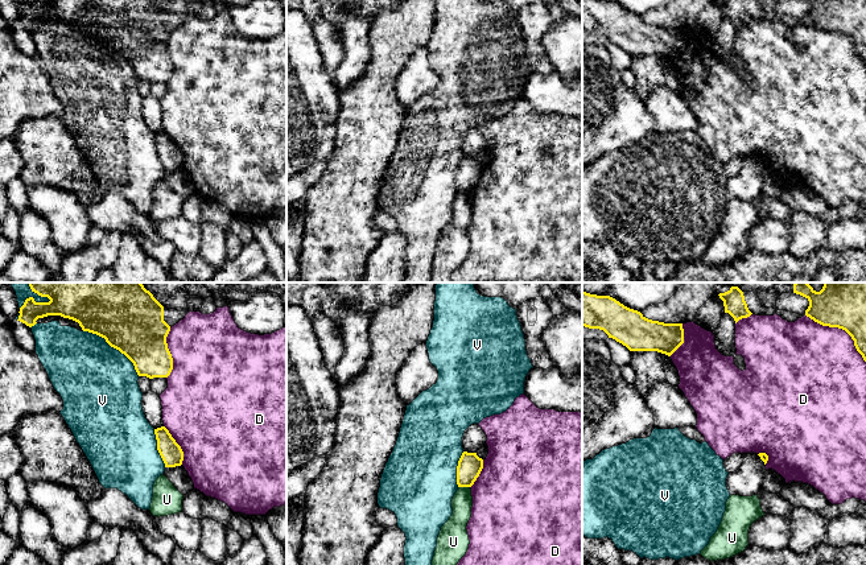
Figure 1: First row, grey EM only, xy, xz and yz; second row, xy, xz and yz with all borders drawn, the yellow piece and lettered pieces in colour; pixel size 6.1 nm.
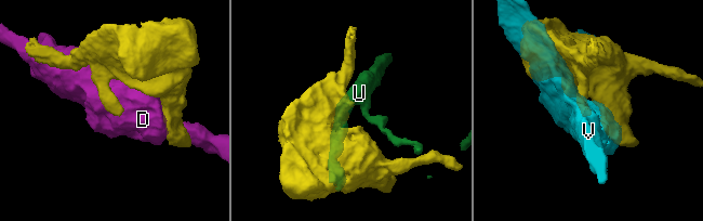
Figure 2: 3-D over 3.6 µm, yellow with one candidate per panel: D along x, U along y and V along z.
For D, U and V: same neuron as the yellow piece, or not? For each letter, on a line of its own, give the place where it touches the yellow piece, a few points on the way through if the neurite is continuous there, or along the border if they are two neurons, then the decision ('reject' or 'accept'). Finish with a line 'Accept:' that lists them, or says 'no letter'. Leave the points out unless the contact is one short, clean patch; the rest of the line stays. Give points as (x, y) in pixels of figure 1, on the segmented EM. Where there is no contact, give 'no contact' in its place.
D: yz (841, 328) | reject
U: xz (464, 486) | along xz (458, 486), (469, 487) | reject
V: xy (114, 347) | reject
Accept: no letter

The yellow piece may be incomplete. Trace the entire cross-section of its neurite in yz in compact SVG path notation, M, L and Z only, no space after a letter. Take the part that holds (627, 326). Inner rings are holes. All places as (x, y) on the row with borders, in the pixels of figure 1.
M583 290L582 326L603 330L630 351L657 351L671 356L684 343L683 323L652 321L610 296Z

